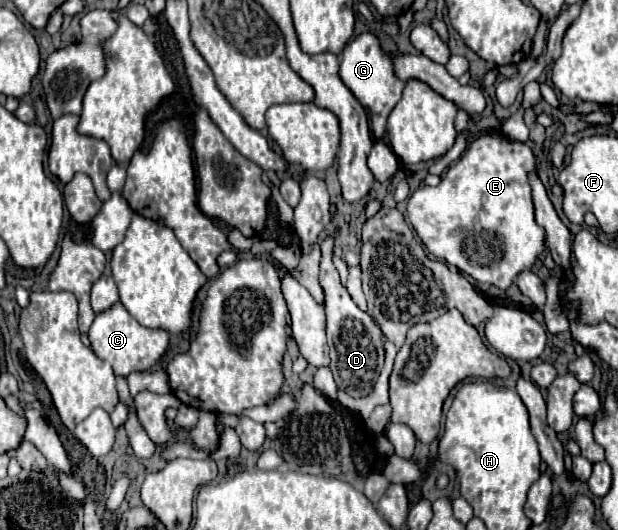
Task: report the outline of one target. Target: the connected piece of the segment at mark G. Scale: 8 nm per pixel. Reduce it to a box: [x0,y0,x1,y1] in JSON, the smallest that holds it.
[340,32,406,140]

